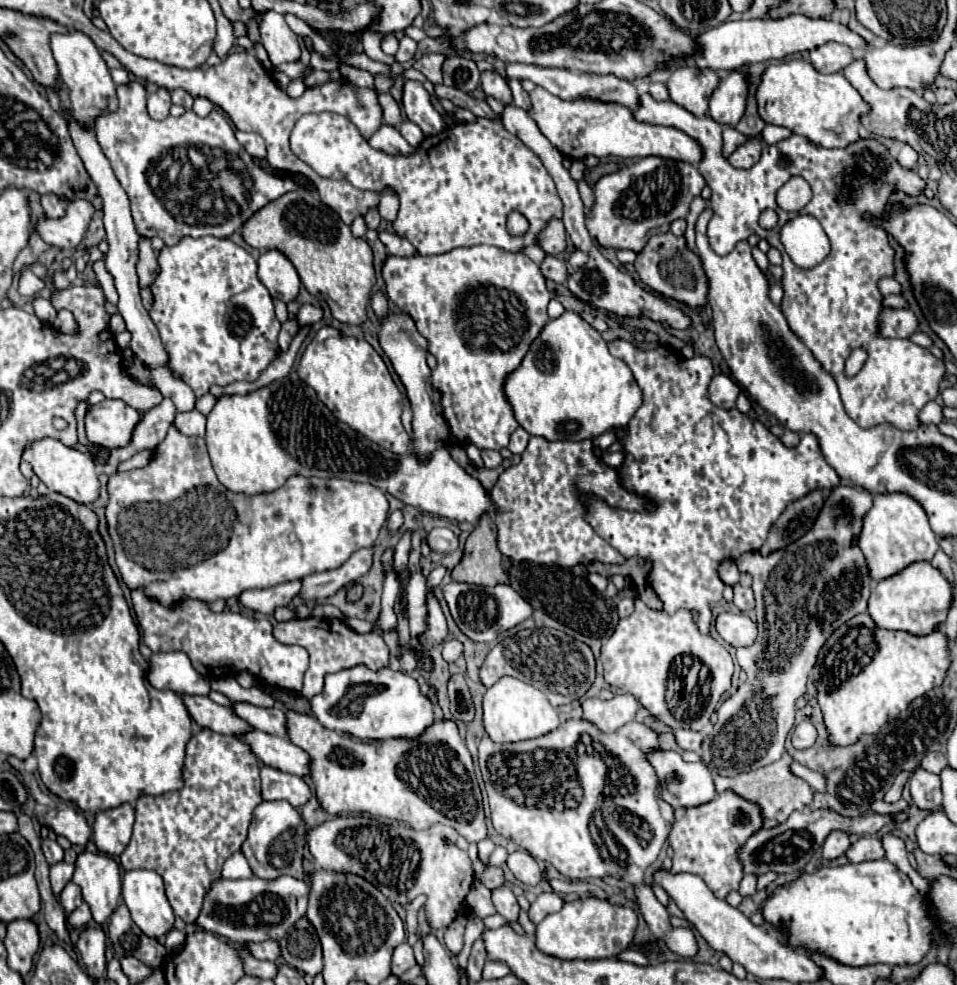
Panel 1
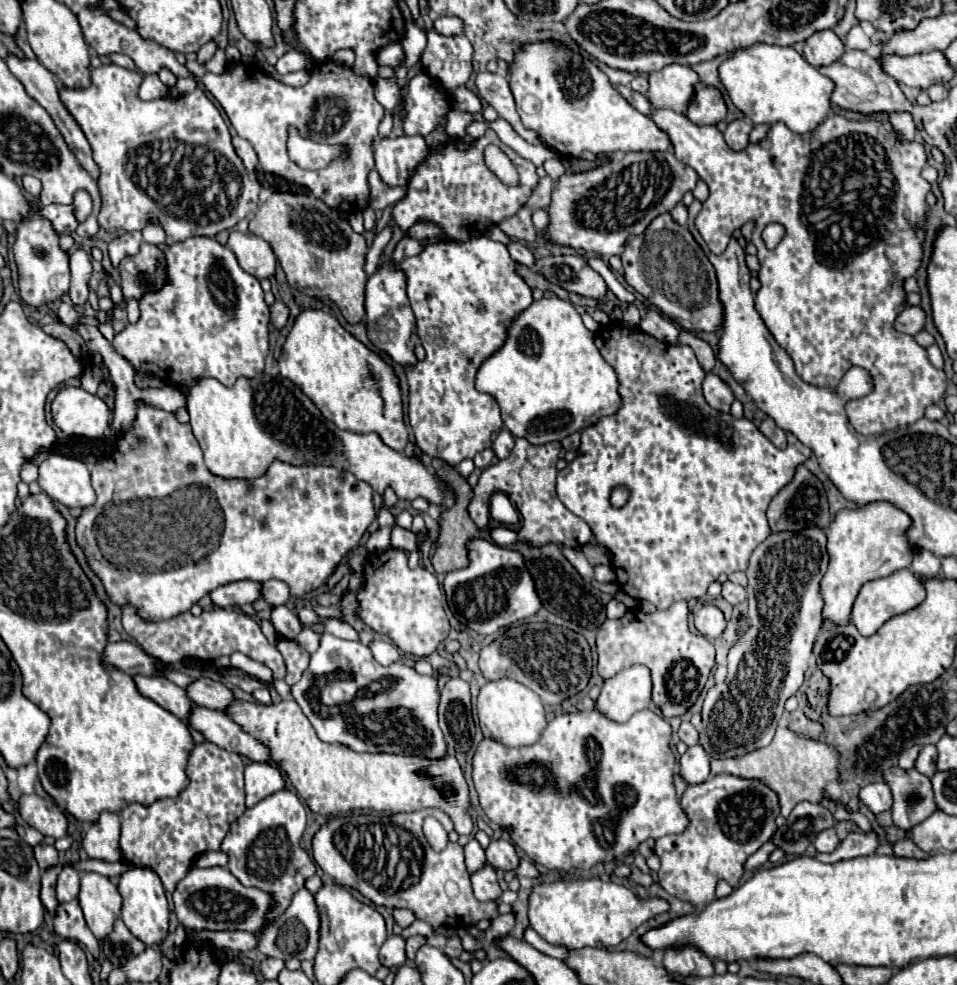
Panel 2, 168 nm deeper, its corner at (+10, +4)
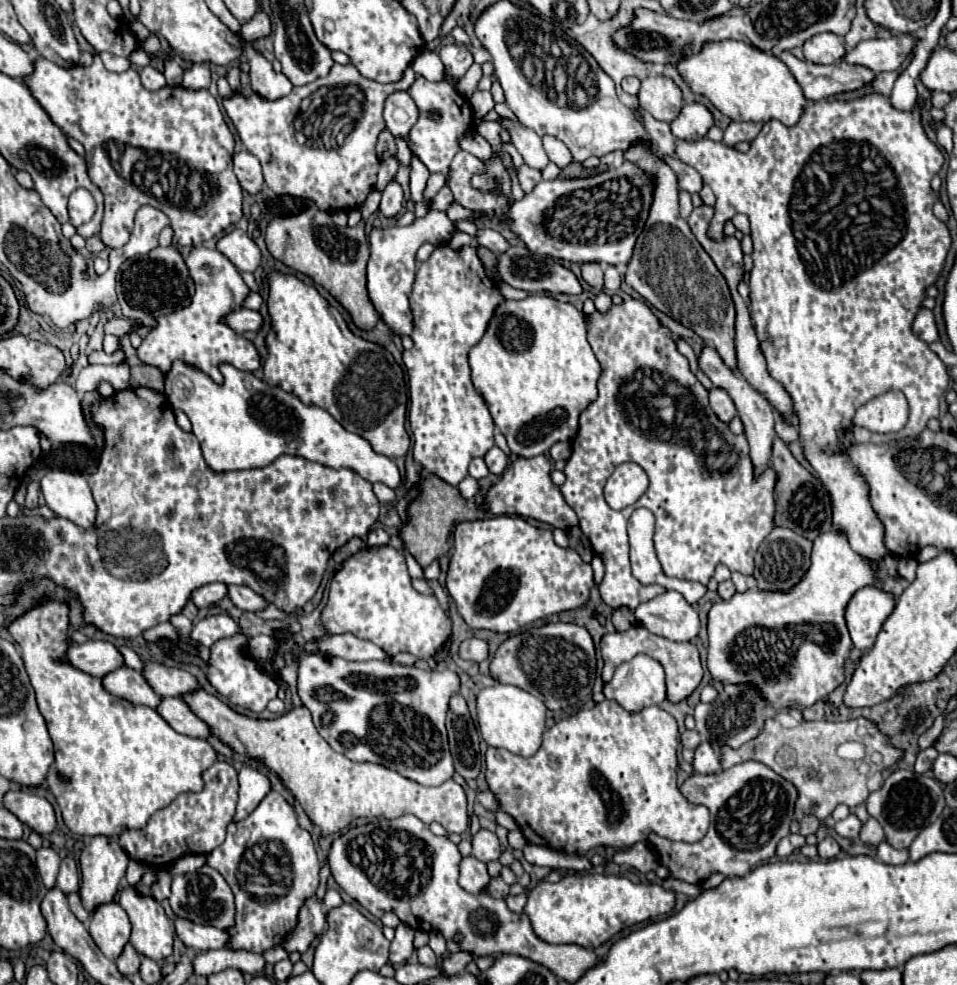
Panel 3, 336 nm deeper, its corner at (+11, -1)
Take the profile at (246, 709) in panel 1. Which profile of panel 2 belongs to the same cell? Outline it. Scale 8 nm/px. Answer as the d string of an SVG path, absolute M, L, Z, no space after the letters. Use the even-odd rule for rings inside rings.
M210 678L196 680L192 686L186 688L186 692L194 700L194 704L204 706L208 710L218 710L218 712L226 712L232 704L238 702L232 690L228 690L224 684Z

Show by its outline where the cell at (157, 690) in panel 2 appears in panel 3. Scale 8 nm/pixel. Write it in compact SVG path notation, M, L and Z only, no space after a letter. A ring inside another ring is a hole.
M119 667L107 673L101 681L103 681L103 687L115 697L131 701L135 705L147 705L153 709L159 705L161 697L147 685L147 681L135 669Z

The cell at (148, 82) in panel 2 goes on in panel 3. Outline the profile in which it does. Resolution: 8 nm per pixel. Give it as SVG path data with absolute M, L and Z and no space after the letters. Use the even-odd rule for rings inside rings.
M151 65L143 67L139 73L141 73L141 83L143 83L143 87L149 89L149 91L157 91L157 89L161 89L161 87L165 85L163 73L157 71L157 69L153 69Z

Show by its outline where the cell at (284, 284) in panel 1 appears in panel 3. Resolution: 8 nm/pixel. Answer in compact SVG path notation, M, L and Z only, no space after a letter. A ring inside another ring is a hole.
M233 229L217 241L217 251L221 251L239 271L253 273L261 263L261 253L255 241L241 229Z

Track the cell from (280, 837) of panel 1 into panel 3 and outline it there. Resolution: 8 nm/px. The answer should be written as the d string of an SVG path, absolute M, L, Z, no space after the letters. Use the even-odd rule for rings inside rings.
M269 791L247 819L231 823L227 827L227 839L223 841L223 845L219 845L219 849L207 855L207 865L223 875L235 895L235 925L227 929L229 941L225 945L225 949L231 951L245 949L253 953L265 953L267 949L281 945L287 933L295 929L303 901L307 901L307 897L313 897L319 887L319 859L313 837L299 827L293 807L277 791Z

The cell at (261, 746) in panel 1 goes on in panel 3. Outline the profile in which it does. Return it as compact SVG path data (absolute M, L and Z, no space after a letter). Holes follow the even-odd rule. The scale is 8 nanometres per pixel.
M161 697L157 713L179 733L189 737L207 739L211 735L209 727L179 699L179 697Z

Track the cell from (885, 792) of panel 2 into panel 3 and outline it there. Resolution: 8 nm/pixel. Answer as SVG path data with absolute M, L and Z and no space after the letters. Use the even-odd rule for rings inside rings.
M869 817L867 823L863 823L861 827L861 833L859 833L859 839L865 843L865 845L879 845L883 839L885 839L885 833L883 833L883 827L879 825L877 819Z

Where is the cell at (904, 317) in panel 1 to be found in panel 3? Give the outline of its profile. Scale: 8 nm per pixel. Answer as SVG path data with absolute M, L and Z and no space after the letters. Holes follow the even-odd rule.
M921 309L913 321L913 333L917 337L921 337L927 343L939 341L939 333L937 333L937 323L935 323L935 315L931 309Z

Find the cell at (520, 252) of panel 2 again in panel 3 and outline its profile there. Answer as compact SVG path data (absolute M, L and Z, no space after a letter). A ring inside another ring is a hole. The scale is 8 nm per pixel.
M479 227L477 233L473 235L473 239L477 241L477 245L483 245L483 247L487 247L493 253L505 251L509 247L505 237L501 233L497 233L495 229L489 229L489 227Z

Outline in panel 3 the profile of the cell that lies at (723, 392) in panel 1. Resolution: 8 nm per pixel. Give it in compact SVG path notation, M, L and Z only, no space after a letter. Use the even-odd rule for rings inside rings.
M713 387L713 389L709 391L709 403L711 403L711 409L715 411L715 415L717 415L723 423L729 423L729 421L737 415L737 409L735 409L731 397L729 397L727 391L723 391L723 389Z

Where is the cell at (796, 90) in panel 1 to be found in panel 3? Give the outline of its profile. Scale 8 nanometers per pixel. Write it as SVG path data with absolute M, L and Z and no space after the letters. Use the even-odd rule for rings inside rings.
M707 41L699 53L683 57L675 65L677 73L691 87L693 93L707 97L713 107L733 121L769 121L779 119L783 125L793 127L807 99L791 71L775 55L755 49L743 41Z

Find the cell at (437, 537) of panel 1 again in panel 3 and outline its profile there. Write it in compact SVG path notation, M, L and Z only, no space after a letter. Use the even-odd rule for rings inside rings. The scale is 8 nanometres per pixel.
M375 527L373 531L369 531L367 547L381 547L381 545L387 545L387 543L389 543L389 535L385 533L385 529Z

